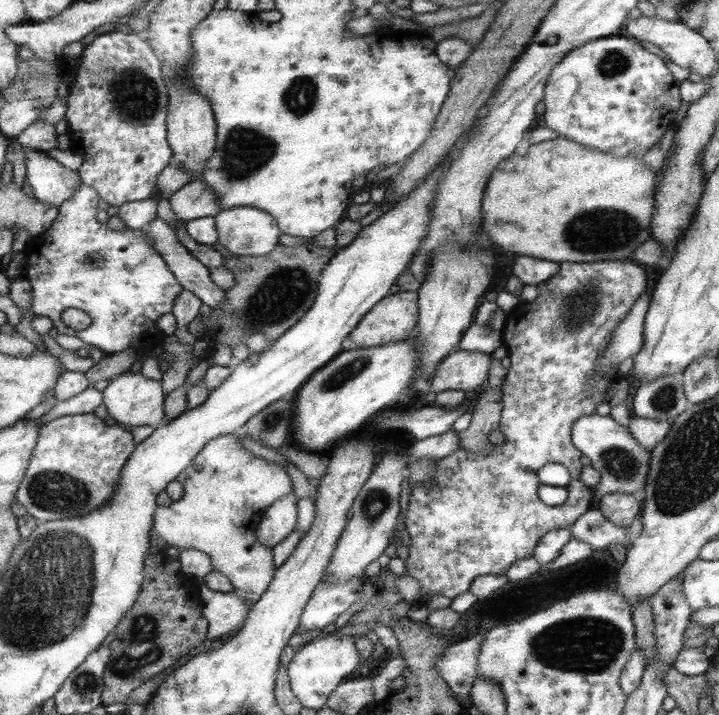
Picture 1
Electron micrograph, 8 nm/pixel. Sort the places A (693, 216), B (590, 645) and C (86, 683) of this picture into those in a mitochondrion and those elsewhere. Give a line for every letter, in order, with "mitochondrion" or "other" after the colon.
A: other
B: mitochondrion
C: mitochondrion

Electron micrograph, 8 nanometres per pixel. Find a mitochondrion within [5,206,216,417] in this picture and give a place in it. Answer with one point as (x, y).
(96, 259)

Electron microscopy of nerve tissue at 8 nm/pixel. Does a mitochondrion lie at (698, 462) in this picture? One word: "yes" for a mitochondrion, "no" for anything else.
yes

